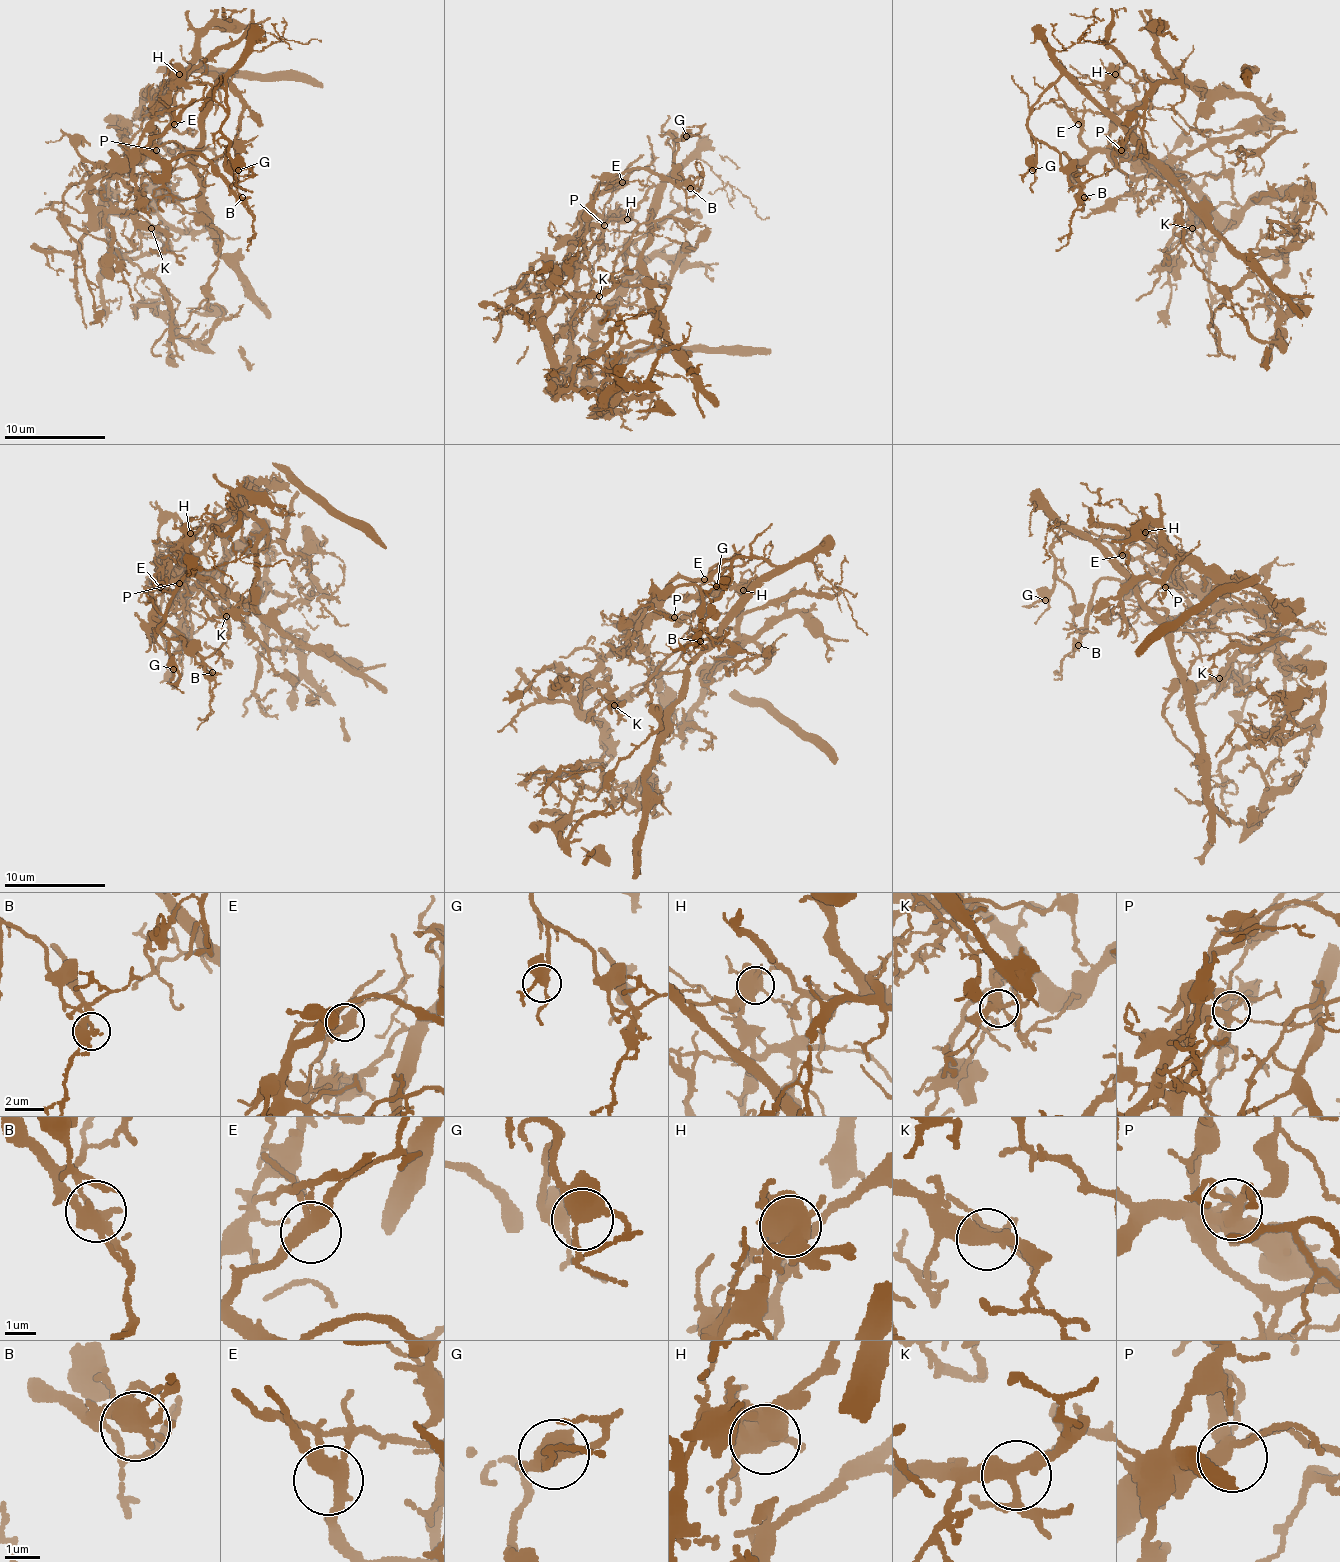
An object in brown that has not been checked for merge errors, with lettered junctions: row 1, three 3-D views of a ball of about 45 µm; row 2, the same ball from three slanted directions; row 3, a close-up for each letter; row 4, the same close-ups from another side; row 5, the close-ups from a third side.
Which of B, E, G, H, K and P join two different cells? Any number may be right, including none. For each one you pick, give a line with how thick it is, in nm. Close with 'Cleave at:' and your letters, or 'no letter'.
B: 400 nm thick
H: 500 nm thick
Cleave at: B, H

